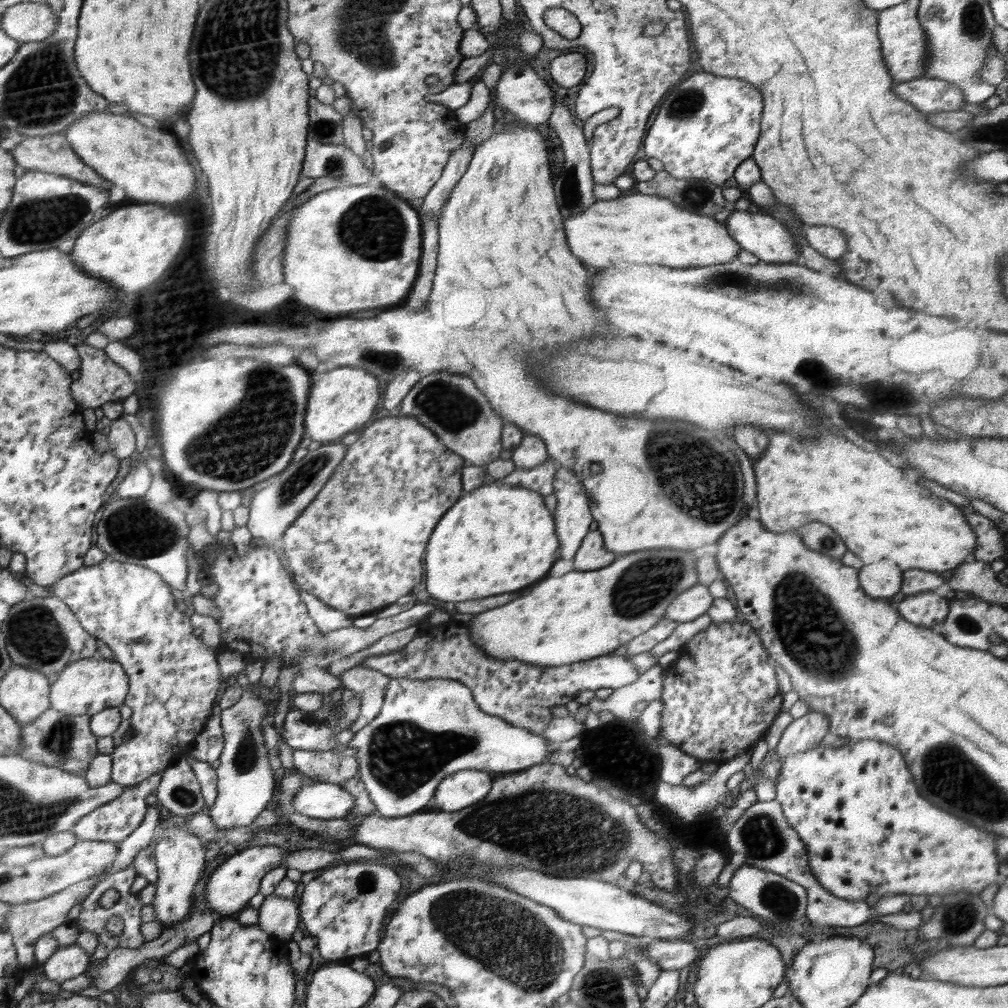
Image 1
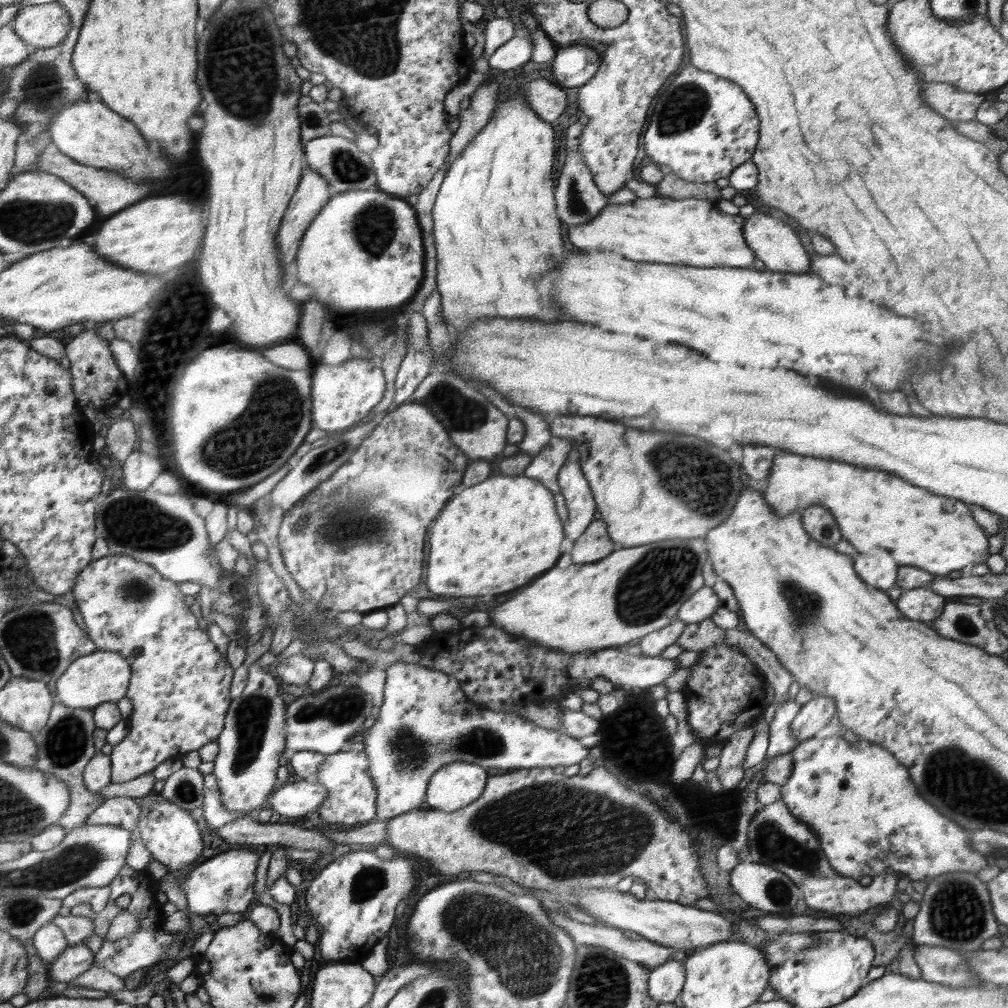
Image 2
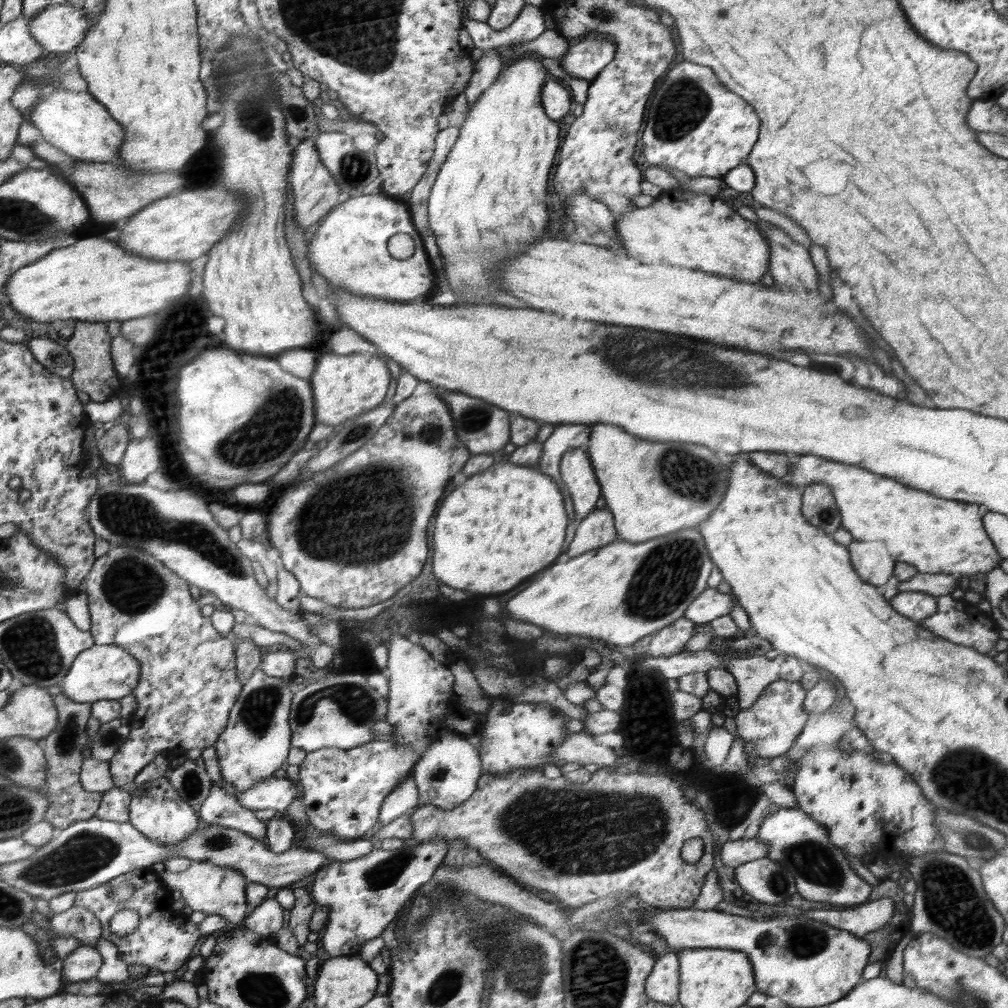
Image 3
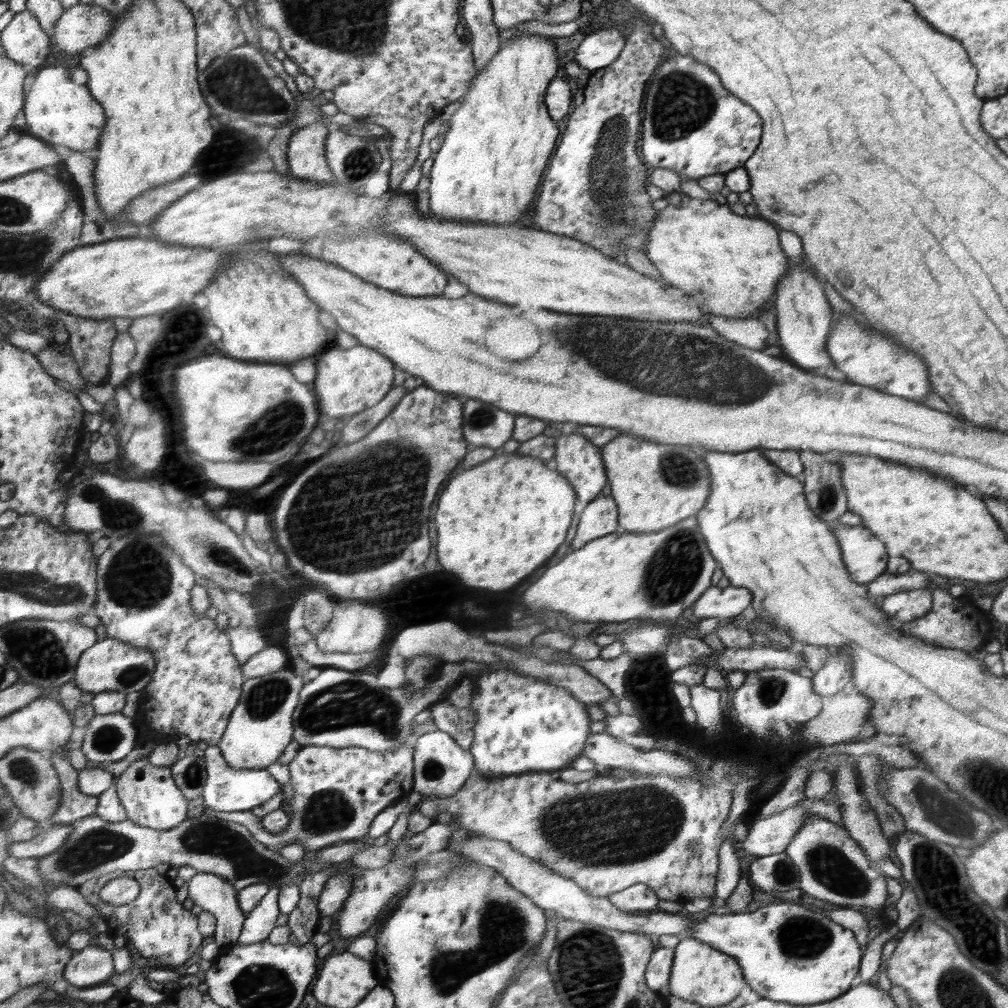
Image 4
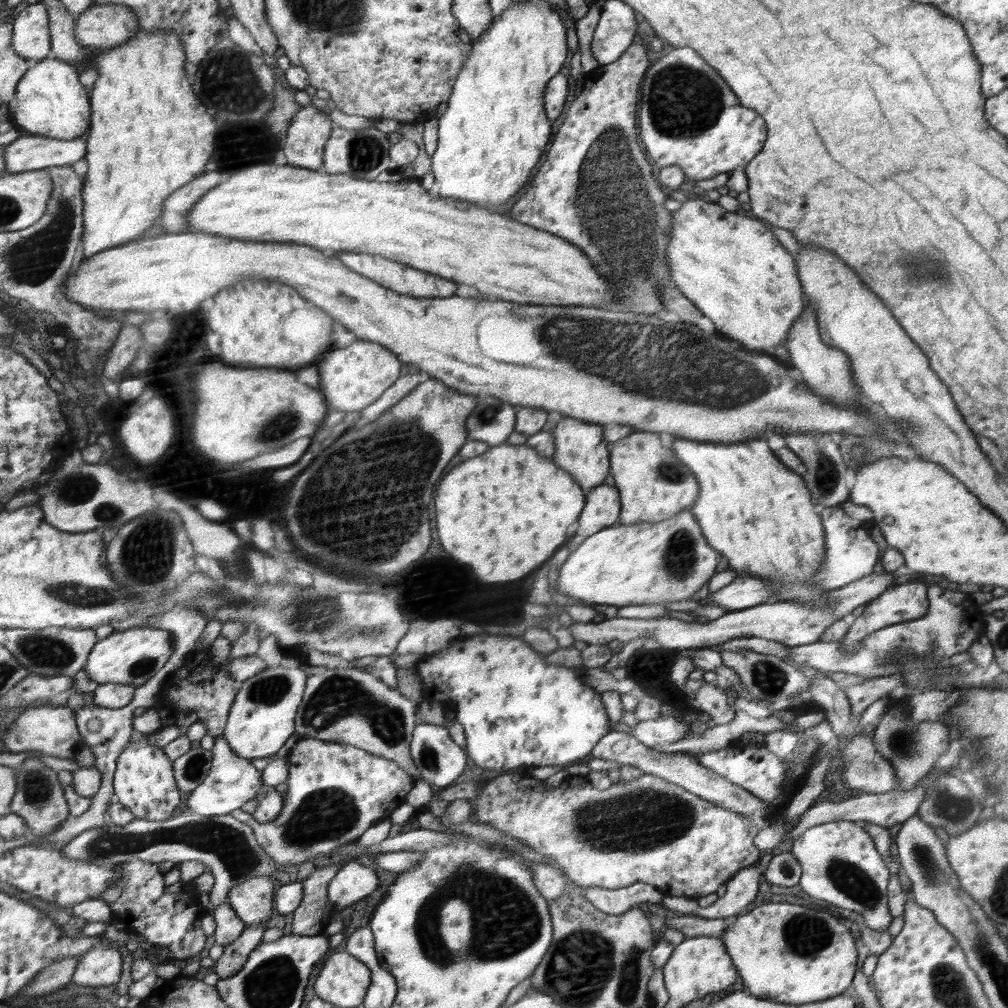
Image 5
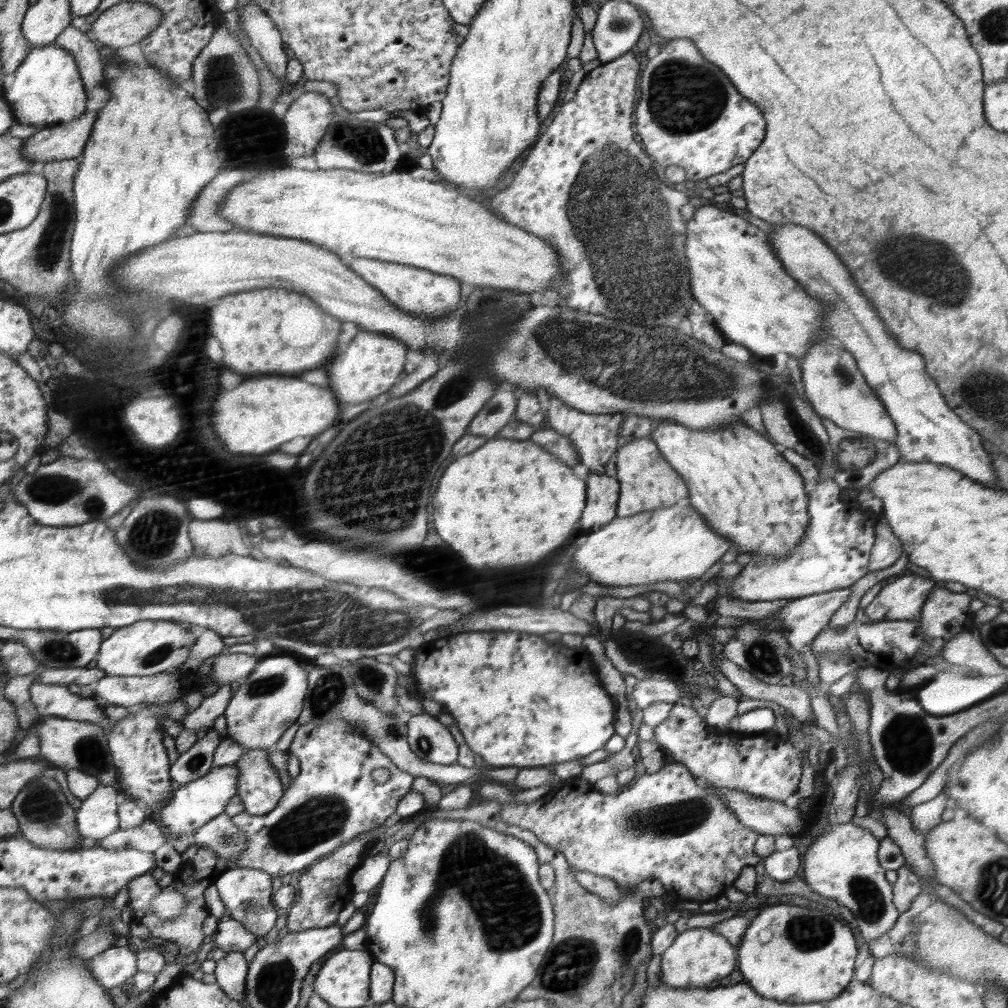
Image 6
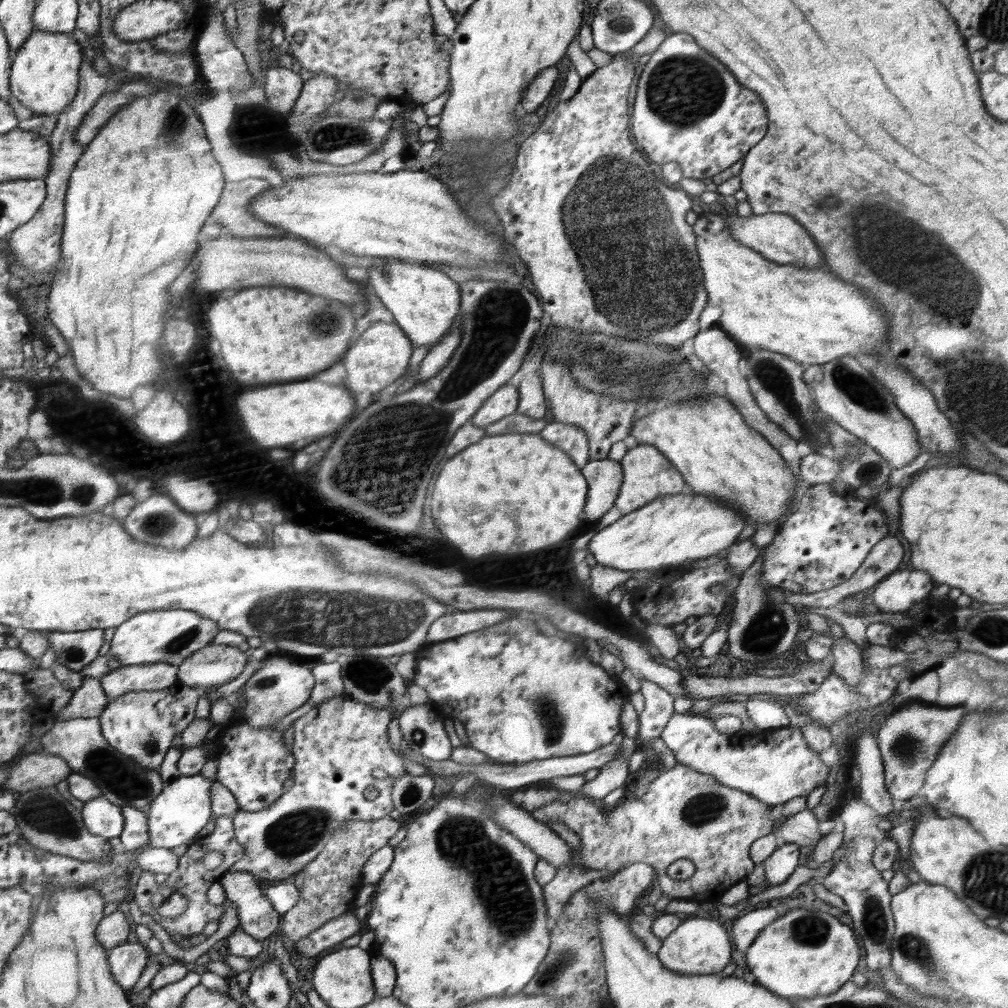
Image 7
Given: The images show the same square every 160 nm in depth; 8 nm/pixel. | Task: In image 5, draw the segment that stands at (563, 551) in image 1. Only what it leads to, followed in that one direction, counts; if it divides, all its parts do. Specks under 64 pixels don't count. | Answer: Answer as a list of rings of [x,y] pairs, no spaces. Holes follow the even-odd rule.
[[[561,418],[553,432],[555,438],[555,451],[553,461],[560,467],[575,475],[584,491],[588,493],[600,486],[610,472],[610,458],[608,448],[602,442],[602,430],[604,425],[576,420],[576,418]]]

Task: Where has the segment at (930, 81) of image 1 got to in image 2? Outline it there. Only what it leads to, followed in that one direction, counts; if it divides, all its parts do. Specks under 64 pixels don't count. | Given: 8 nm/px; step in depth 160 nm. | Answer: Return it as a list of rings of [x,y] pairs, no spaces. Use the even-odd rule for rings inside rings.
[[[927,83],[923,90],[923,102],[950,121],[971,121],[985,101],[985,94],[959,91],[948,83]]]

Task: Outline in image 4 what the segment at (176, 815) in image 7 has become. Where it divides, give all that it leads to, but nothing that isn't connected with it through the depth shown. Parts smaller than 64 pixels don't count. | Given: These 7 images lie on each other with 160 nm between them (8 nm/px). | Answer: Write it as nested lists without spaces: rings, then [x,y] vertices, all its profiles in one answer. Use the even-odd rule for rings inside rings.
[[[209,745],[205,750],[206,755],[206,785],[202,790],[203,808],[208,807],[213,811],[236,812],[240,810],[254,809],[263,802],[270,801],[284,786],[280,785],[266,769],[242,769],[233,768],[226,761],[223,752],[217,745]]]

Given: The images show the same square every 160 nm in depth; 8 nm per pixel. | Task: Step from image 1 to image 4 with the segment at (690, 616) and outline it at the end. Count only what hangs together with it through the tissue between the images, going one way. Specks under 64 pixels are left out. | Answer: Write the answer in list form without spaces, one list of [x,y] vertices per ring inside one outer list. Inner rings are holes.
[[[714,585],[690,606],[688,613],[703,619],[730,619],[740,614],[751,603],[752,595],[747,588],[732,585],[719,588]]]

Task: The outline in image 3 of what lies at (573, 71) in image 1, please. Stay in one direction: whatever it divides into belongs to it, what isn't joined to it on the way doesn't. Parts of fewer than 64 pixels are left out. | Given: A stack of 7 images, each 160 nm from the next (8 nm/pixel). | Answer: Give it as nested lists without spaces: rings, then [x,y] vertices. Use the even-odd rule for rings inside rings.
[[[584,39],[571,46],[559,62],[570,76],[594,80],[615,58],[618,46],[608,40]]]

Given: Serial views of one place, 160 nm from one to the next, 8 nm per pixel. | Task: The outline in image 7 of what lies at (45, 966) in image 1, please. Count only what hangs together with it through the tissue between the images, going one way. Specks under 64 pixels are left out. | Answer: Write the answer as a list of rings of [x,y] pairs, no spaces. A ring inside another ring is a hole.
[[[122,943],[109,950],[108,961],[120,987],[132,990],[140,974],[146,968],[148,952],[144,944]]]

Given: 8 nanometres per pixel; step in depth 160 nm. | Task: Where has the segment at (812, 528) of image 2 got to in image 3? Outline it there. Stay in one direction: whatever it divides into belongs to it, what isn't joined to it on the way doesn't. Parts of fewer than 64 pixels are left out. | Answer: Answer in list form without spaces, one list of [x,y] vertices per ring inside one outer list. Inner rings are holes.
[[[821,482],[806,486],[803,491],[804,518],[826,534],[831,535],[841,526],[841,514],[833,497],[833,488]]]

